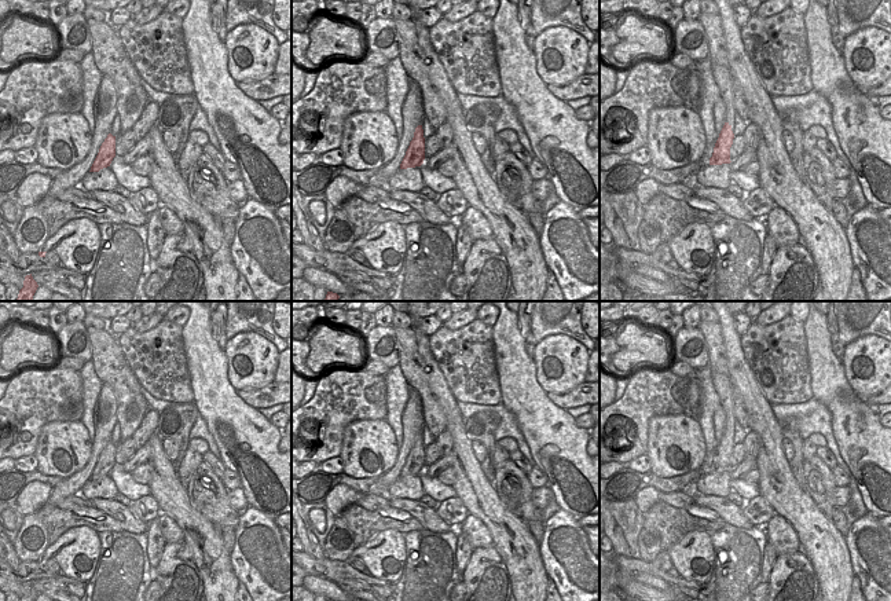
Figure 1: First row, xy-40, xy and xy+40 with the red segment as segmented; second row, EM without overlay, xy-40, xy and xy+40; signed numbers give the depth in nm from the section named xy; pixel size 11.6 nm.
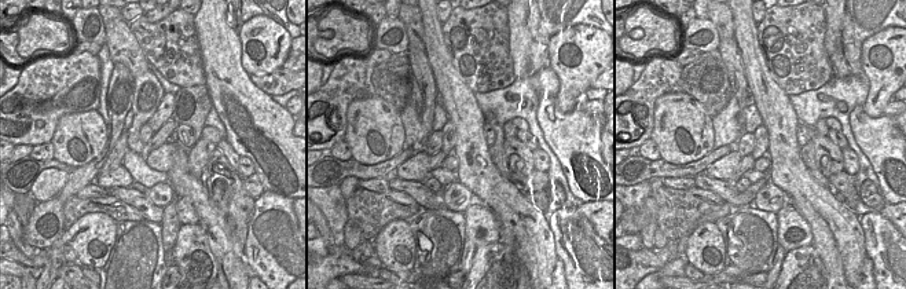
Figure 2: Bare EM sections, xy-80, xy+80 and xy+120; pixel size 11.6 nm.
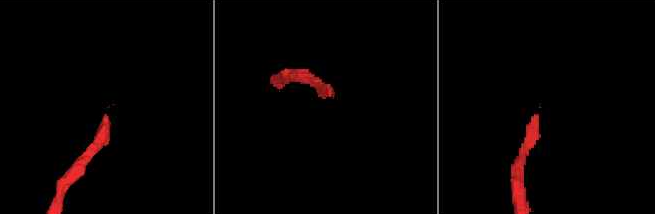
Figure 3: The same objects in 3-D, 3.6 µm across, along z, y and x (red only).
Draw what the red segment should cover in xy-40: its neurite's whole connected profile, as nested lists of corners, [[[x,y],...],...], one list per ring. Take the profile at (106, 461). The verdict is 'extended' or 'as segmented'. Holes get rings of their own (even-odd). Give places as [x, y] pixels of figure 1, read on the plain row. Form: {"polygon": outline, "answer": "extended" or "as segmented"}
{"polygon": [[[109,441],[99,457],[99,461],[89,480],[99,480],[100,477],[110,474],[114,465],[116,465],[116,444]]], "answer": "as segmented"}

